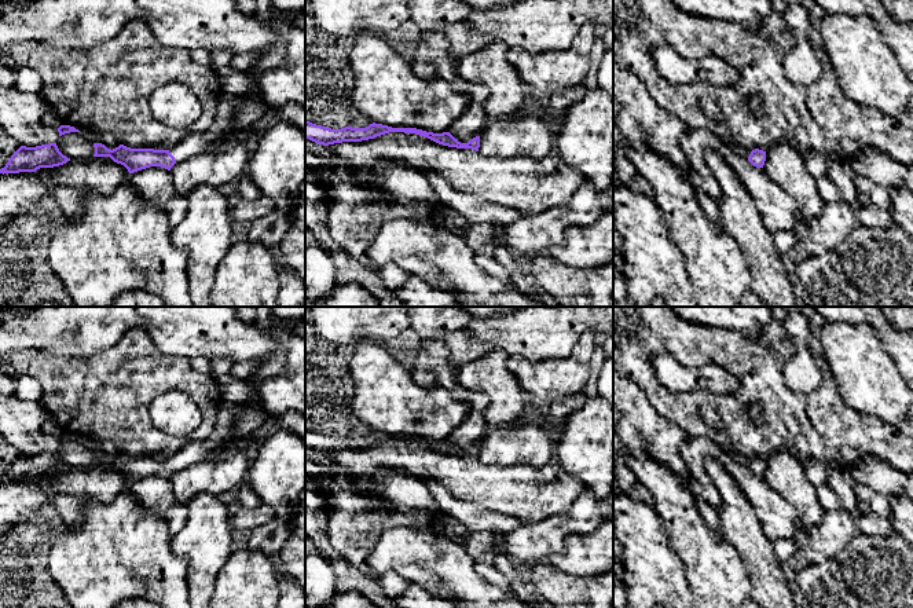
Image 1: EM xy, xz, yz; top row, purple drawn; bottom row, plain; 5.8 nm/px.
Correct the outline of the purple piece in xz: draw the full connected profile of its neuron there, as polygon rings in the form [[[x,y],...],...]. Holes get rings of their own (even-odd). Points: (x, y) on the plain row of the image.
[[[305,429],[305,447],[309,447],[323,454],[342,451],[342,450],[368,448],[368,447],[374,447],[377,444],[381,444],[389,440],[415,442],[415,443],[428,446],[439,453],[448,454],[448,455],[472,457],[476,459],[478,459],[478,455],[480,455],[480,444],[473,446],[468,451],[461,451],[450,440],[433,442],[433,440],[426,440],[417,436],[392,436],[392,435],[375,432],[375,431],[370,432],[366,436],[345,435],[341,437],[331,437],[331,436],[326,436],[326,435]]]

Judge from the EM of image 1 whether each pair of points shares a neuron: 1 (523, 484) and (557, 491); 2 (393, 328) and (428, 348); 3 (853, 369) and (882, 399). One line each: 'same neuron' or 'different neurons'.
1: same neuron
2: different neurons
3: same neuron

